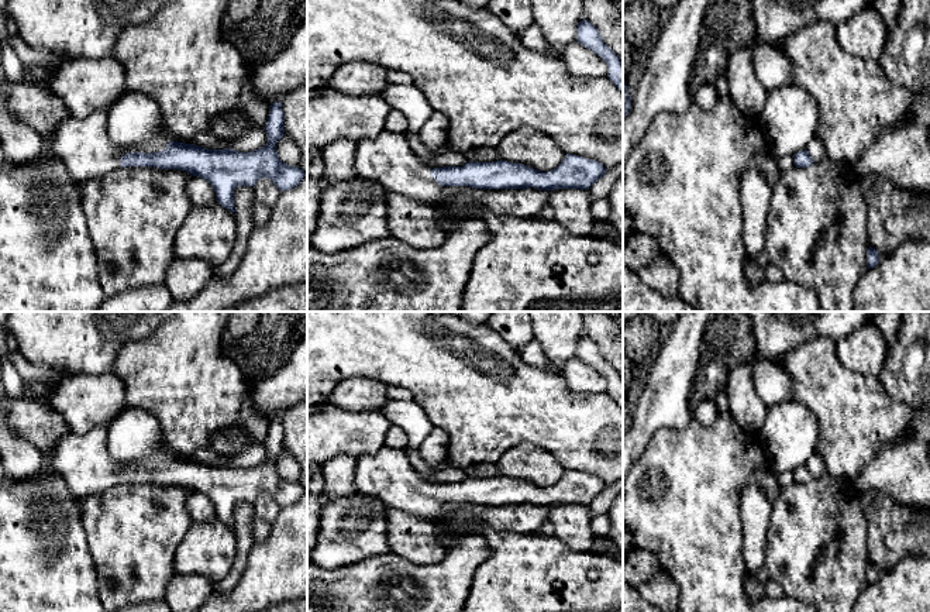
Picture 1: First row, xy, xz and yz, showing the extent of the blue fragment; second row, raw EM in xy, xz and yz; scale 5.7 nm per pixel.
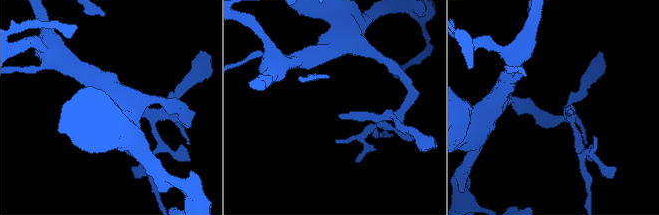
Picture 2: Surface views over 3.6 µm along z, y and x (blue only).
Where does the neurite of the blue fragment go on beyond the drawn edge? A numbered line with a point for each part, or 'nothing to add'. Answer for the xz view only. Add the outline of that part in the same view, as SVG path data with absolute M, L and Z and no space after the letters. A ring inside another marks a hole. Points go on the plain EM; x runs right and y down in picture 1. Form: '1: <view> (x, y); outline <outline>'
1: xz (388, 475); outline M386 446L356 460L354 485L356 492L372 495L388 508L431 523L448 510L471 505L437 499L431 485L413 470L407 453Z

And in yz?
1: yz (816, 464); outline M817 451L807 460L806 465L814 478L822 477L827 471L826 463Z

